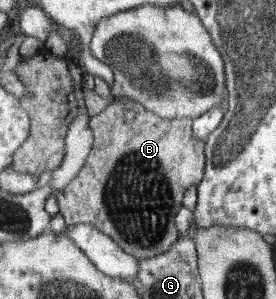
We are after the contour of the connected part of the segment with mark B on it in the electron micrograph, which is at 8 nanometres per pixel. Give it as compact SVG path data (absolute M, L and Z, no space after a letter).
M114 102L108 110L93 116L90 126L94 130L95 144L86 165L67 189L56 195L66 227L94 225L140 259L170 251L181 238L176 222L183 207L182 200L188 188L197 187L204 179L207 167L206 141L198 140L193 134L193 119L168 120L145 109L138 110L133 123L128 123L123 111L120 112L120 104Z

